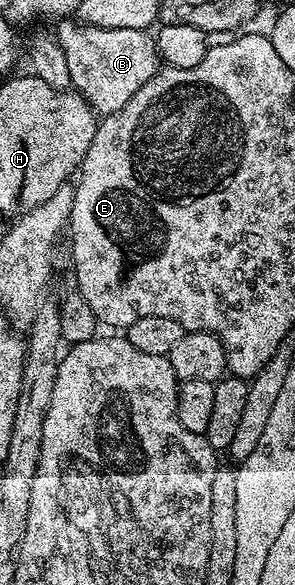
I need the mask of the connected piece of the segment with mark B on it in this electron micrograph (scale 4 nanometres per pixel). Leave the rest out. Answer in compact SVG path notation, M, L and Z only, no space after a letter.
M71 18L60 19L58 24L57 41L68 62L71 88L82 95L87 106L100 117L121 110L121 106L125 106L125 102L129 102L161 67L159 47L150 31L95 28Z

